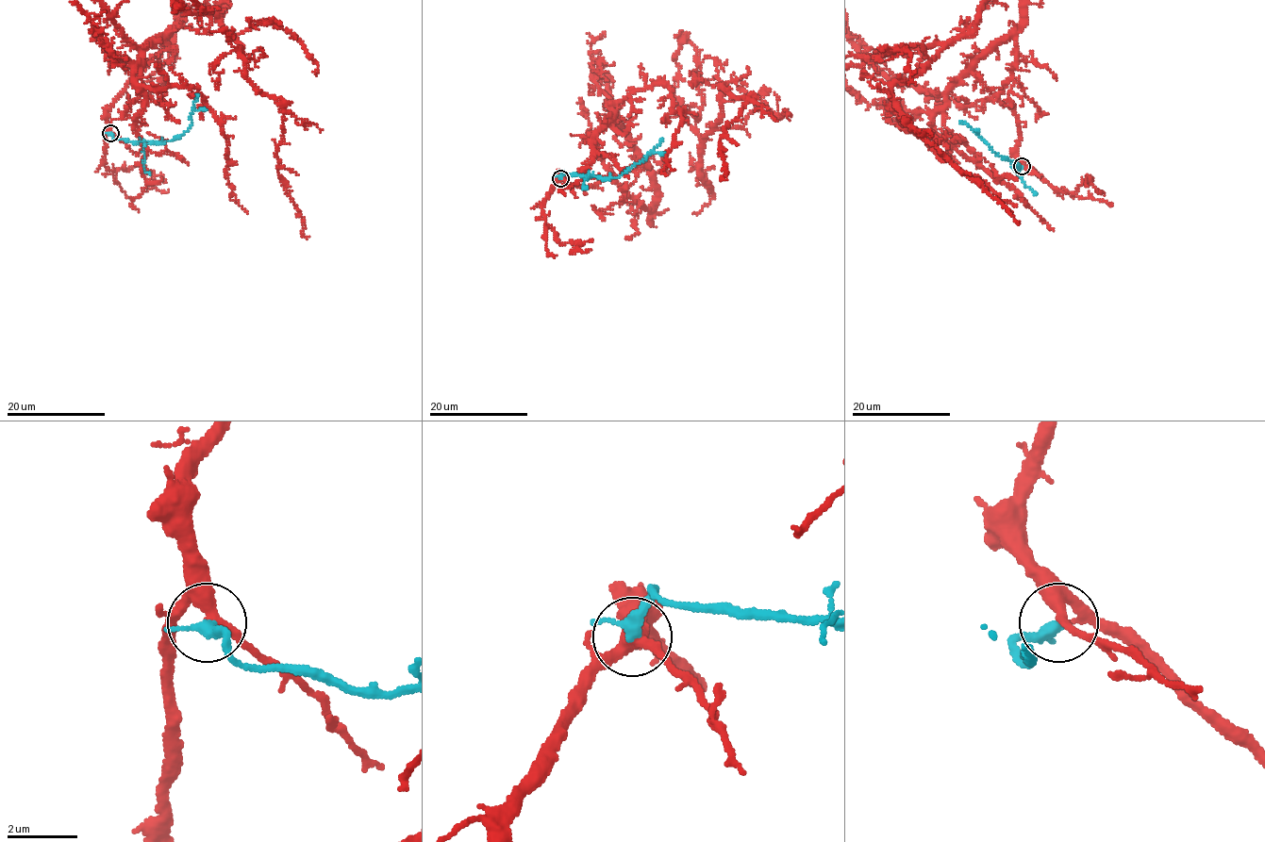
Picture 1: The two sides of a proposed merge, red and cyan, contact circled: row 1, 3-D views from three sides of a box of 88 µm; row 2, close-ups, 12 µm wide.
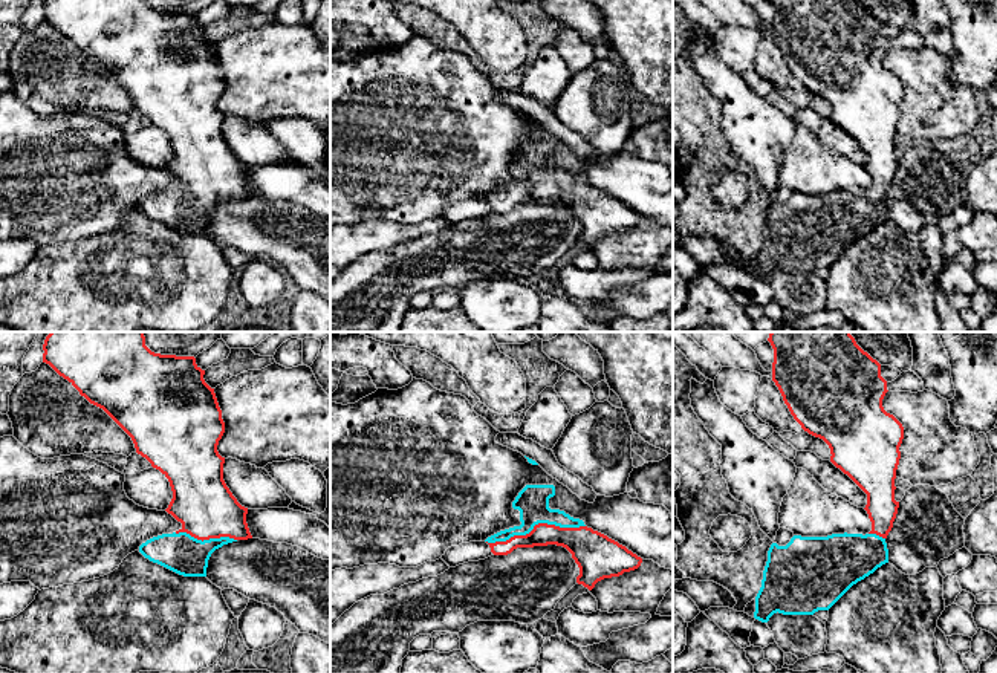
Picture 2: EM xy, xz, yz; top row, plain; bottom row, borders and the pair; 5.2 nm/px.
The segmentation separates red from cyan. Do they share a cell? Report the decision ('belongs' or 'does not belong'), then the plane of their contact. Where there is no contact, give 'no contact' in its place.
belongs; meets red in xz

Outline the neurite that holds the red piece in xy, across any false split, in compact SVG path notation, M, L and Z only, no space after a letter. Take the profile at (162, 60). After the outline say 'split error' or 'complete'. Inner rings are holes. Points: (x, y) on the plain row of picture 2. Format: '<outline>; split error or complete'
M44 0L43 20L67 37L90 61L102 66L133 98L136 110L145 115L170 139L173 156L165 167L182 185L173 191L153 194L139 203L139 210L183 234L206 234L211 211L223 202L252 196L246 171L223 138L223 121L217 109L225 80L214 46L205 37L205 28L194 14L161 12L145 0Z; split error

